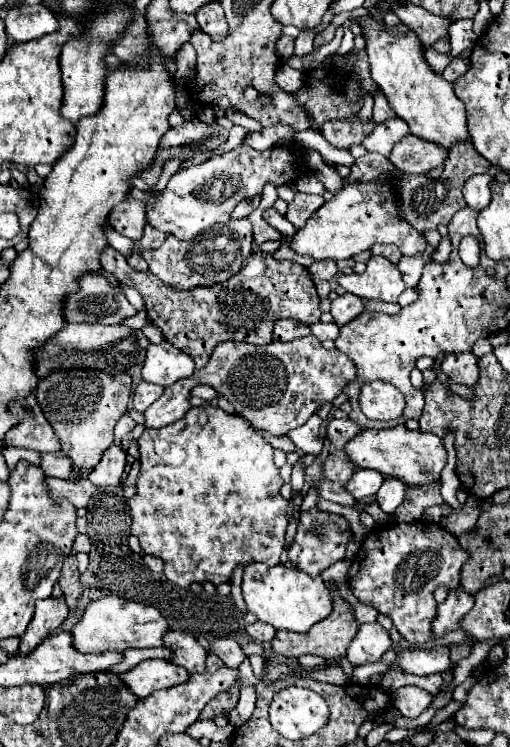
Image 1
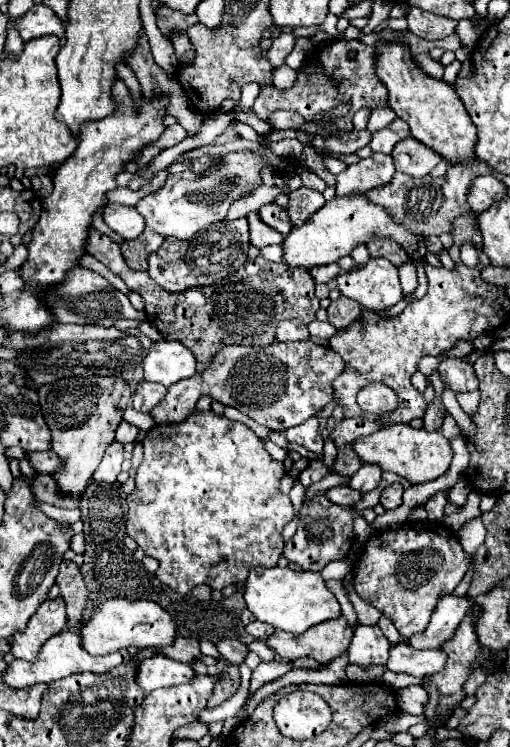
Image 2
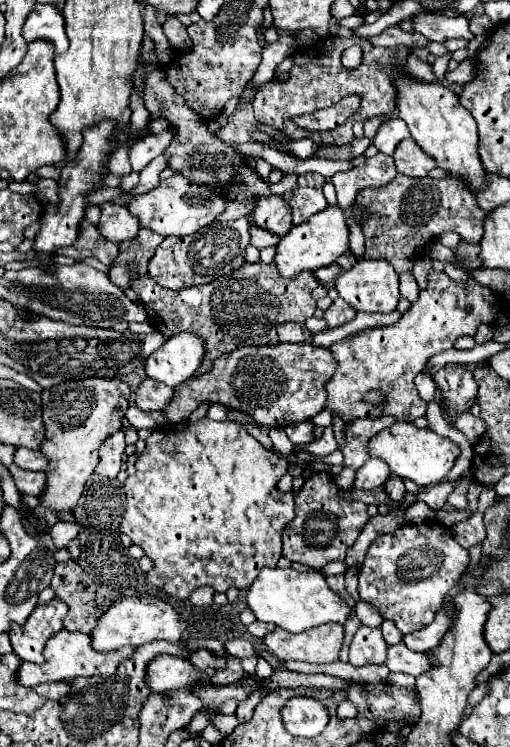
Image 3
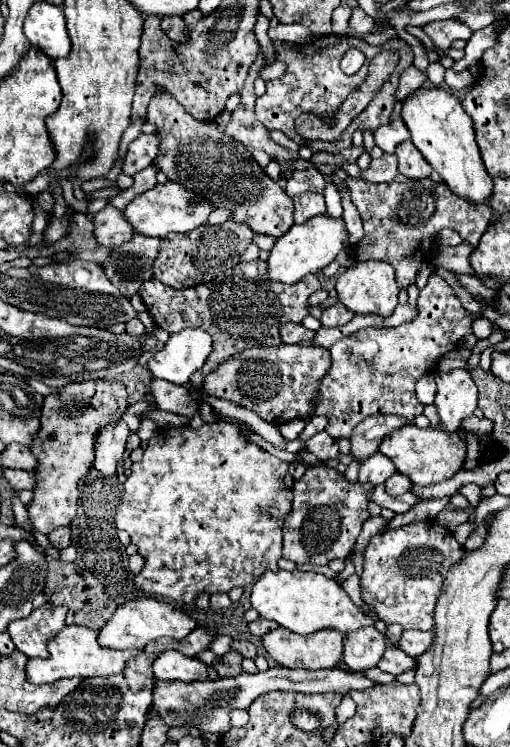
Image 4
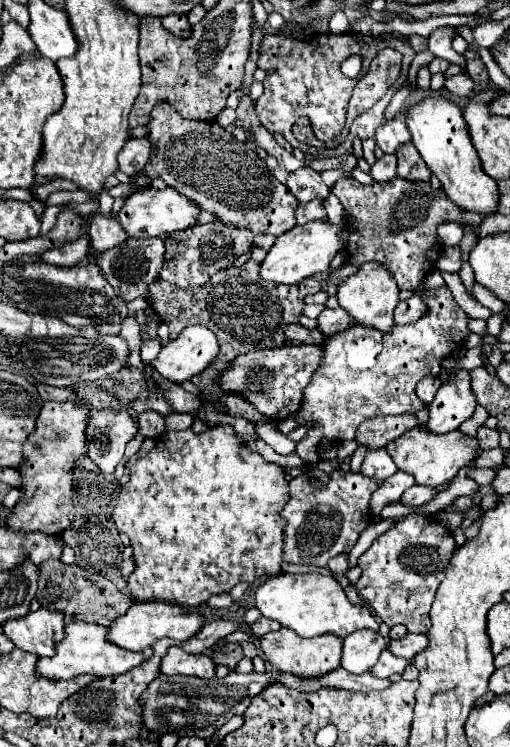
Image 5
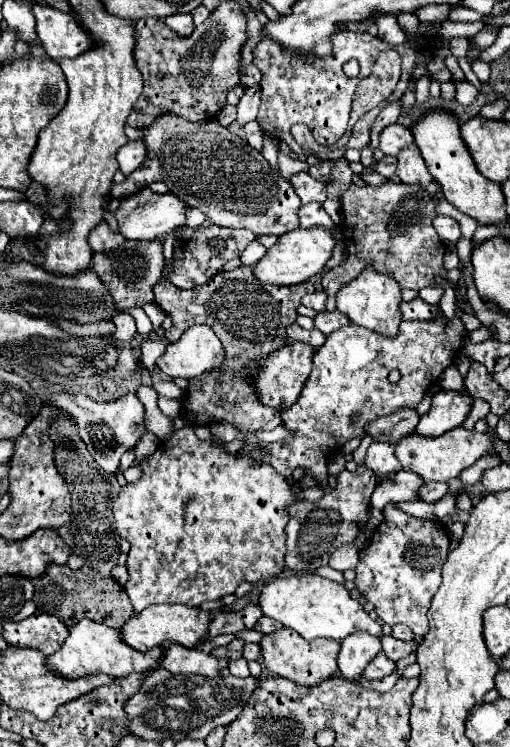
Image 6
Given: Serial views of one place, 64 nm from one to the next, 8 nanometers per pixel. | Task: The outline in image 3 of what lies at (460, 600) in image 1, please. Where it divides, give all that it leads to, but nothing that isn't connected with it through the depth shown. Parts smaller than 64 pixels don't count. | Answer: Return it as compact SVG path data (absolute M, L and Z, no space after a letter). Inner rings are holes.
M440 608L436 614L436 620L428 628L404 634L402 642L406 644L406 648L412 648L412 652L426 652L426 650L434 648L440 642L440 638L444 636L444 632L448 630L450 616L452 616L452 610Z

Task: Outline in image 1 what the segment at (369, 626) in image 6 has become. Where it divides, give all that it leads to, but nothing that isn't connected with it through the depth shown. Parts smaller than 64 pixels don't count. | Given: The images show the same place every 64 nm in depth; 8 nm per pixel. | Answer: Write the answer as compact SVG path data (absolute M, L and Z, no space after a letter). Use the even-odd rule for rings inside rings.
M260 562L258 564L250 564L250 566L244 568L242 596L244 596L244 602L248 606L248 612L256 614L256 618L260 622L266 622L266 624L272 624L274 628L284 628L284 630L290 630L290 632L308 632L316 622L328 618L332 614L332 608L334 608L332 596L326 590L326 586L324 586L320 576L312 578L312 576L308 576L306 572L302 572L298 568L286 568L286 566L268 568L266 564L260 564Z

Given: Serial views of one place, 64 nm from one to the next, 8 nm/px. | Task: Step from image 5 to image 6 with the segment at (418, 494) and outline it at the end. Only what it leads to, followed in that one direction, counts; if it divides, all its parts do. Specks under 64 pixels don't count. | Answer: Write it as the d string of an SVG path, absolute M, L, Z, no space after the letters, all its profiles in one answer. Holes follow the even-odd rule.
M432 482L432 484L424 484L424 486L420 488L422 500L428 500L428 502L440 500L446 492L448 492L448 484L446 484L446 482Z

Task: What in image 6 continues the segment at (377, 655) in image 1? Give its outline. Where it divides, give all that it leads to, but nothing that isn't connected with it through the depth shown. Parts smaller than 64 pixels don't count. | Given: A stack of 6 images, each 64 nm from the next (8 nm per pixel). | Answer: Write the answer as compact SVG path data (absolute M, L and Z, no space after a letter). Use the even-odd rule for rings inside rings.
M354 632L352 636L342 640L342 648L338 654L338 668L340 676L352 680L358 678L364 666L374 660L374 656L382 650L380 638L370 636L368 632Z

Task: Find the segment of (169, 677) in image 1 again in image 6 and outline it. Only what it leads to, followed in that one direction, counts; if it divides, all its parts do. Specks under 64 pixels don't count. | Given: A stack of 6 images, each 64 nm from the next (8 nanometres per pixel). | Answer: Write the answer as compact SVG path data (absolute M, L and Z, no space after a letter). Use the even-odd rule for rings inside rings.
M172 644L166 650L162 668L174 672L174 674L202 674L208 678L214 678L226 668L230 660L220 660L212 654L206 654L200 648L184 648L180 644Z

